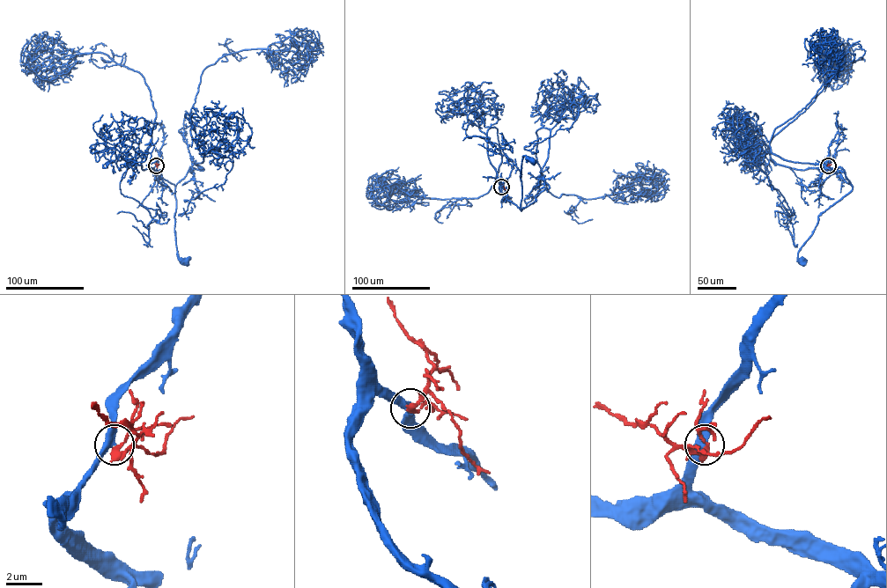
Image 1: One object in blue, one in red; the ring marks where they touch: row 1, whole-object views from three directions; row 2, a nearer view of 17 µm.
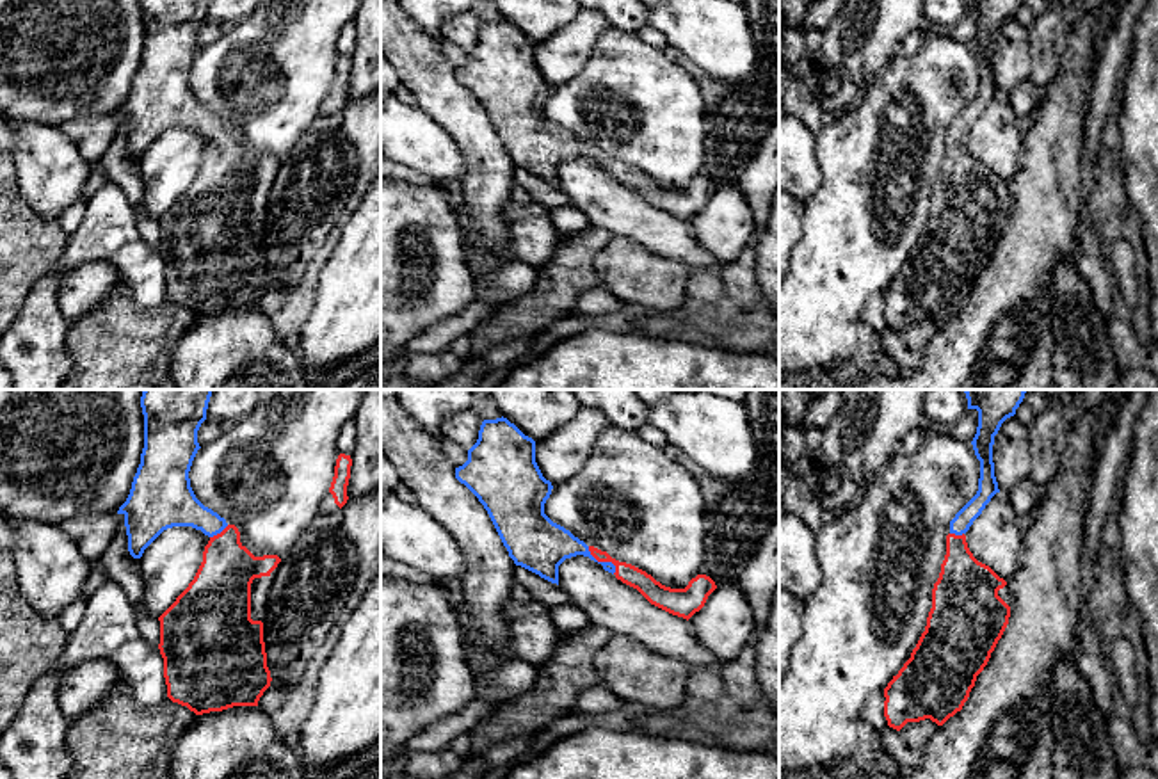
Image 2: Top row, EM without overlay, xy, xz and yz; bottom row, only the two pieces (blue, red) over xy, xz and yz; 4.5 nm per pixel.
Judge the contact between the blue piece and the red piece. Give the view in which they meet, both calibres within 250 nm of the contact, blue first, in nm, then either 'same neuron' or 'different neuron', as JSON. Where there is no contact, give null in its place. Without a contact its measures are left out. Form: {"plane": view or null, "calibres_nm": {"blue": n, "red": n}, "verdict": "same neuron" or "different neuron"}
{"plane": "xz", "calibres_nm": {"blue": 190, "red": 90}, "verdict": "same neuron"}

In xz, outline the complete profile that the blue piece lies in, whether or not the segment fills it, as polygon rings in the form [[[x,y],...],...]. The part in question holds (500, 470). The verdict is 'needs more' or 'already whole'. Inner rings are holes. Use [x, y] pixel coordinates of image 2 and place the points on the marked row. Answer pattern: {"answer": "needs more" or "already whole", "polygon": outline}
{"answer": "needs more", "polygon": [[[503,416],[482,422],[468,461],[455,468],[455,478],[484,505],[514,564],[551,583],[559,585],[559,566],[566,558],[583,555],[637,589],[651,605],[687,621],[717,589],[706,574],[697,574],[685,589],[665,587],[553,523],[544,514],[553,486],[535,462],[535,441]]]}

